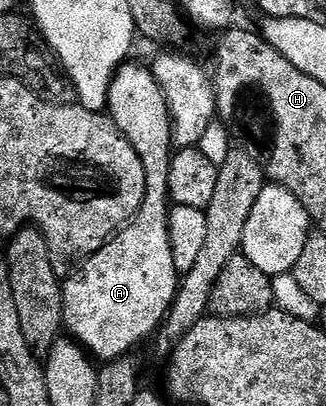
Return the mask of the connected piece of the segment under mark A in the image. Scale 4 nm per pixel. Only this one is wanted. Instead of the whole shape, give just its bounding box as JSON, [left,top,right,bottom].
[61,64,179,363]

